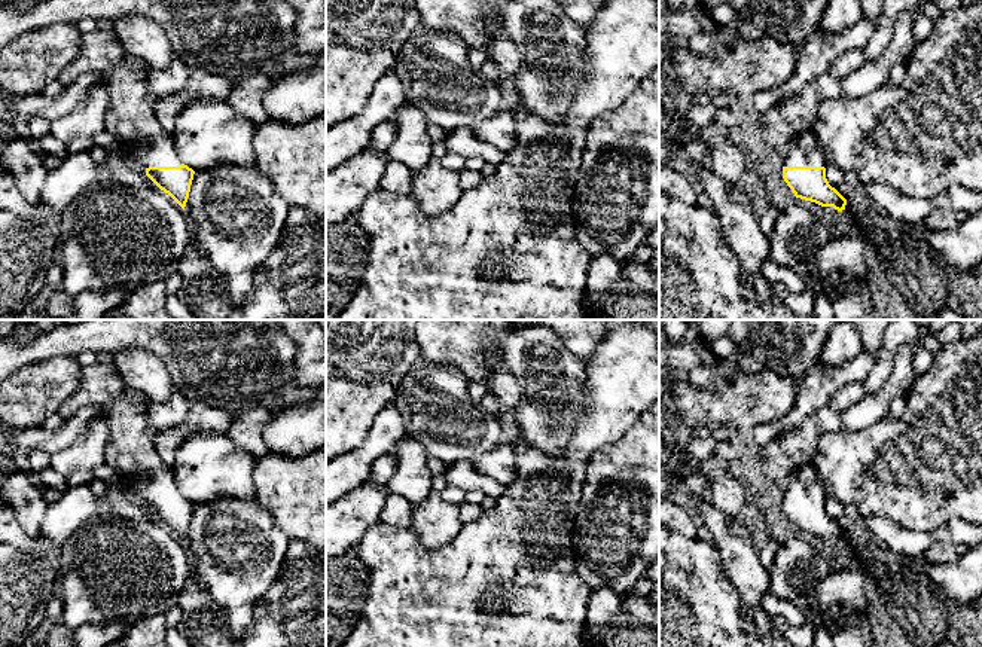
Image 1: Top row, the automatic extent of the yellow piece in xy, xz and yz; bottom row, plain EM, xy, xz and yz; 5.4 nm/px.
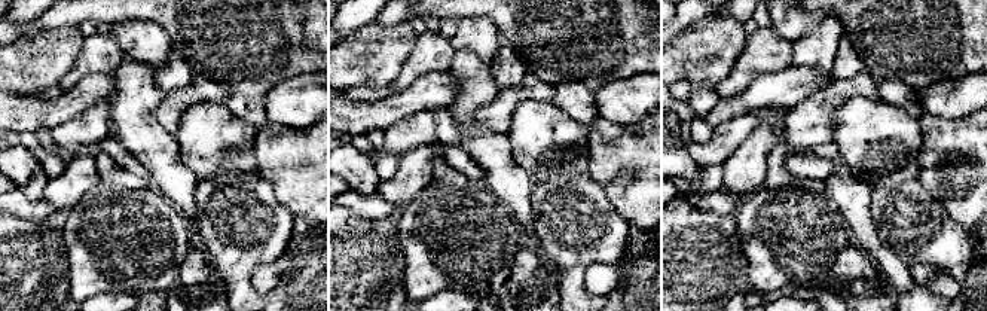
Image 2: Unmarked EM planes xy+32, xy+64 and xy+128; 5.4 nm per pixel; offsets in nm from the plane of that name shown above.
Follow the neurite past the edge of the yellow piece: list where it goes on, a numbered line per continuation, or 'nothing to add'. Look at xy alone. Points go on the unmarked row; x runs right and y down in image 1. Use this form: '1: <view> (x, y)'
1: xy (130, 452)

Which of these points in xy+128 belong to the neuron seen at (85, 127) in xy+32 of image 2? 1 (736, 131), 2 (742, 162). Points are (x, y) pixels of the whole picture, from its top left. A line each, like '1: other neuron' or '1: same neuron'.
1: same neuron
2: other neuron

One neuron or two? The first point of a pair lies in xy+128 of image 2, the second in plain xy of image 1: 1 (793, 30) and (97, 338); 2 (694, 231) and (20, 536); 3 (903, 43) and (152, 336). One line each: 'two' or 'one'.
1: two
2: two
3: one

